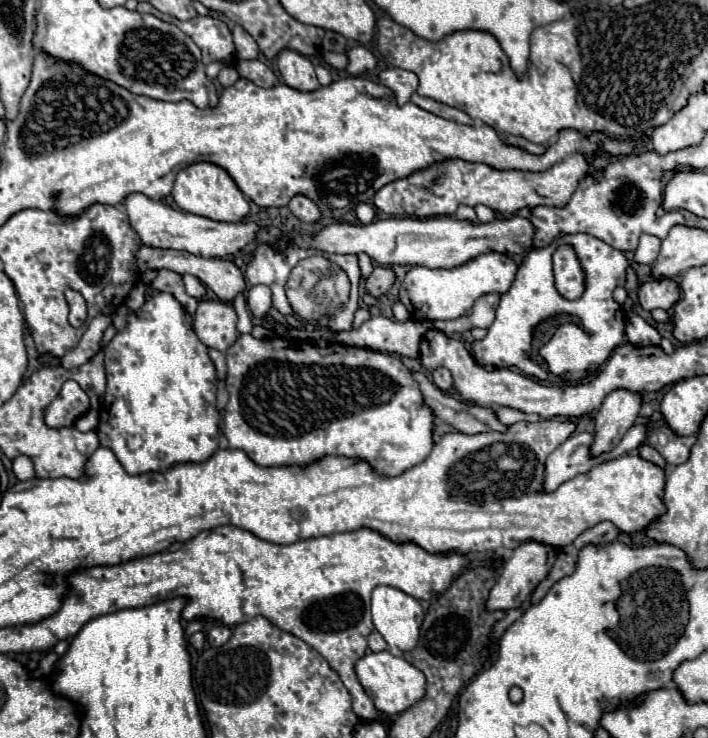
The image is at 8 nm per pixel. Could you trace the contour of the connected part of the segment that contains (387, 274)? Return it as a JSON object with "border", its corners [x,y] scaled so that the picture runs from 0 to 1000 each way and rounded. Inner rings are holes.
{"border":[[[531,362],[525,373],[517,378],[517,394],[528,402],[540,402],[551,394],[559,381],[559,370],[551,362]]]}

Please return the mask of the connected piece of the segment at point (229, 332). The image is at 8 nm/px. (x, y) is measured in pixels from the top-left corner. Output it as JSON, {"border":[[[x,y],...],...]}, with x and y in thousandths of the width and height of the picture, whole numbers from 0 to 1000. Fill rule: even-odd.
{"border":[[[282,405],[274,424],[274,449],[291,470],[319,476],[336,457],[331,416],[308,405]]]}

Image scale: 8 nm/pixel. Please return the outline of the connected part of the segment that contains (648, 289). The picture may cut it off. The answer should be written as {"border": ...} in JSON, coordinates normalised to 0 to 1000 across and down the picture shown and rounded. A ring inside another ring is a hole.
{"border":[[[918,378],[901,386],[901,411],[907,419],[949,419],[949,413],[960,405],[960,389],[949,378]]]}

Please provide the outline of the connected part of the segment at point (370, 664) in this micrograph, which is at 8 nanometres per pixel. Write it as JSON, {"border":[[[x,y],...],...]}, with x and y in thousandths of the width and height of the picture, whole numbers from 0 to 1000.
{"border":[[[548,882],[517,885],[514,890],[508,890],[503,896],[500,907],[503,907],[506,923],[511,925],[514,936],[520,939],[520,944],[528,950],[531,961],[540,963],[540,966],[545,966],[545,969],[562,969],[562,966],[573,963],[576,958],[582,958],[599,942],[602,920],[599,920],[596,909],[590,909],[573,893],[559,890],[559,888],[548,885]]]}

